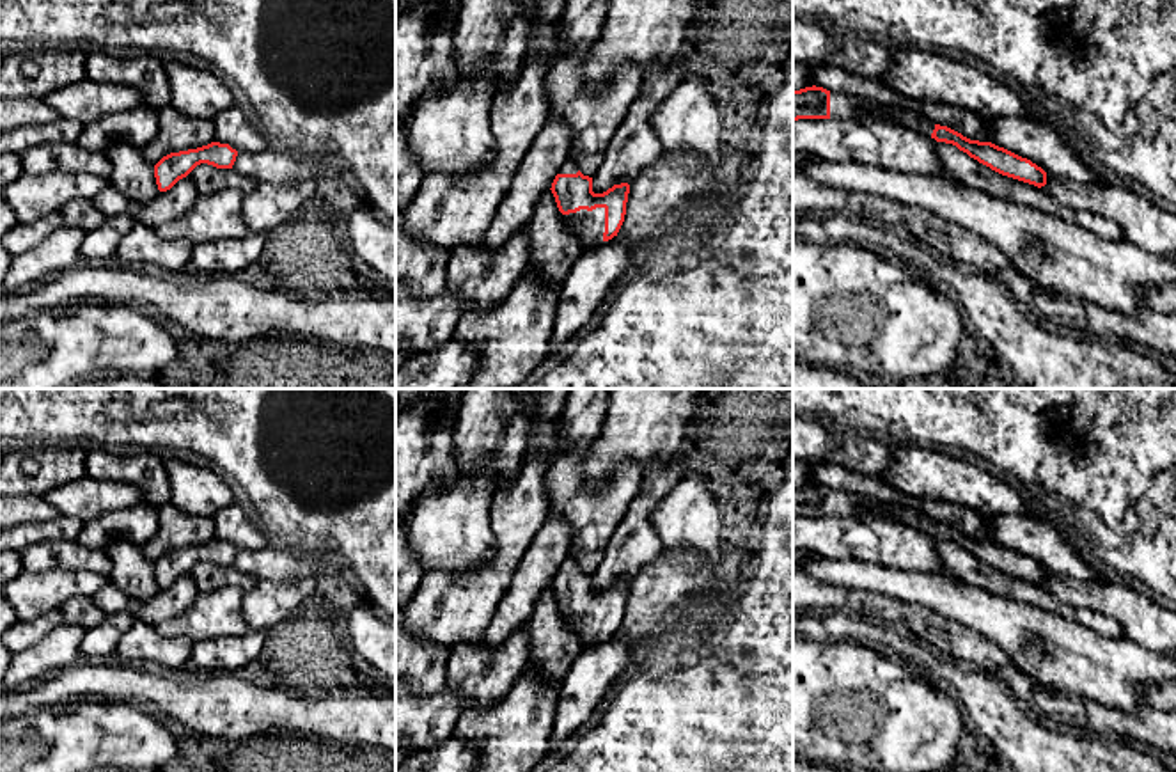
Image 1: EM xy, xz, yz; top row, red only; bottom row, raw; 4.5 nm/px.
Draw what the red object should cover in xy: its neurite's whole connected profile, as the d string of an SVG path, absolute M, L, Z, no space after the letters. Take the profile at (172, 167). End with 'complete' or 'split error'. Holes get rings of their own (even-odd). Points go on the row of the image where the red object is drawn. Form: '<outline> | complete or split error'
M211 142L197 149L170 153L154 165L158 190L170 190L179 179L186 177L200 163L208 163L216 169L232 169L236 156L236 149L220 142Z | complete

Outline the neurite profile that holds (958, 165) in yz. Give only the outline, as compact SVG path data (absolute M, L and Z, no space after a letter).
M937 142L935 146L940 169L954 181L990 193L992 197L1023 204L1036 211L1050 213L1068 224L1080 225L1082 229L1114 241L1126 241L1125 231L1110 218L1093 215L1089 211L1068 208L1054 201L1041 188L1002 176L990 167L970 158L953 144Z

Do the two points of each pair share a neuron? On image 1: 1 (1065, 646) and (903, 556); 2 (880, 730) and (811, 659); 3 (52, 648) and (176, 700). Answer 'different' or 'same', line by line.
1: different
2: same
3: different

